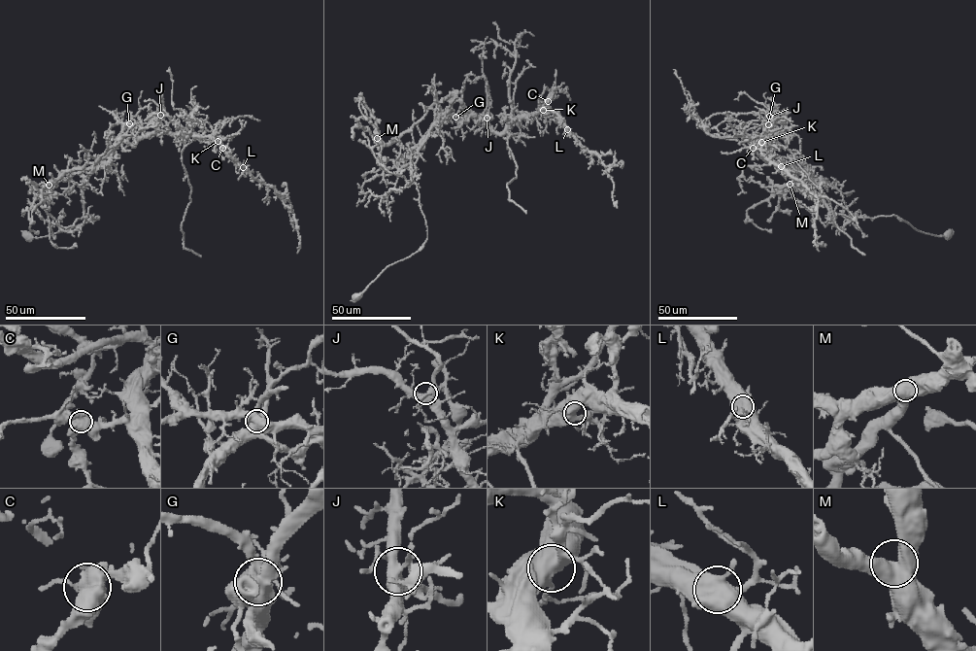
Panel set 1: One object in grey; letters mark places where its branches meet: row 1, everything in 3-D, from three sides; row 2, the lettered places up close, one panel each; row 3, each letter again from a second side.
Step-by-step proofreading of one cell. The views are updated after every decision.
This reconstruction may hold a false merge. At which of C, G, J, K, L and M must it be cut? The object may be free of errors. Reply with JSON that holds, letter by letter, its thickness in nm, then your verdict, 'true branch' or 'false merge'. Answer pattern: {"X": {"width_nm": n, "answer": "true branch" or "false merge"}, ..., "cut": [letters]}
{"C": {"width_nm": 700, "answer": "true branch"}, "G": {"width_nm": 650, "answer": "false merge"}, "J": {"width_nm": 480, "answer": "true branch"}, "K": {"width_nm": 500, "answer": "true branch"}, "L": {"width_nm": 600, "answer": "true branch"}, "M": {"width_nm": 550, "answer": "true branch"}, "cut": ["G"]}

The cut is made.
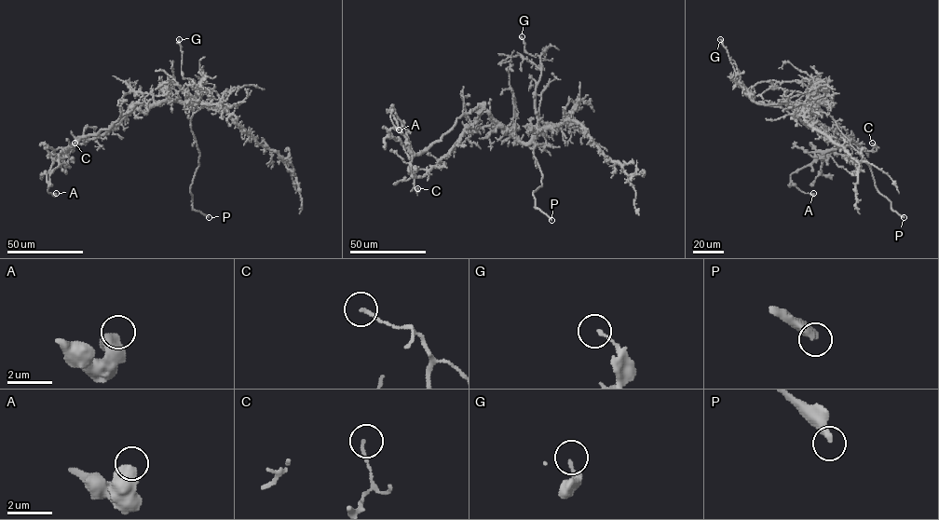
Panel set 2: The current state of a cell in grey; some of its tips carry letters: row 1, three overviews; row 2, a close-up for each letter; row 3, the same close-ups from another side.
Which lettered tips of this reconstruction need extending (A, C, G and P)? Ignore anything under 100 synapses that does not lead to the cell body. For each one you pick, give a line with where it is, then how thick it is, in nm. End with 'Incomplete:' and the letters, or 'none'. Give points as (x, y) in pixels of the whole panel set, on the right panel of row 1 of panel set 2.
P: at (904, 217); 340 nm thick
Incomplete: P

